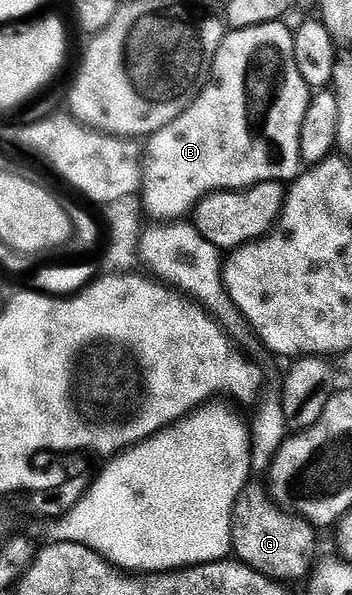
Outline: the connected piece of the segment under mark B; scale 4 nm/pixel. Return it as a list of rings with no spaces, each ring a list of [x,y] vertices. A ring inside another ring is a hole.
[[[270,21],[264,25],[231,29],[223,38],[209,73],[213,80],[200,92],[199,98],[182,115],[173,119],[173,123],[146,138],[145,152],[141,157],[141,209],[147,217],[152,217],[152,222],[178,222],[210,193],[249,189],[266,181],[290,183],[304,168],[301,129],[313,91],[297,65],[292,26],[283,21]]]

